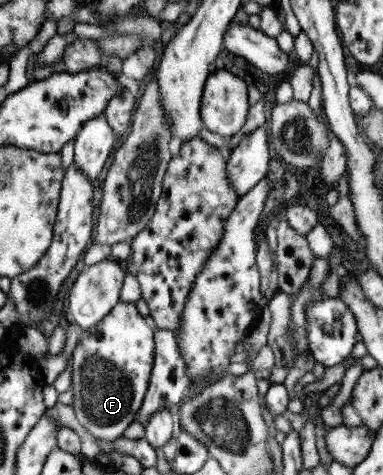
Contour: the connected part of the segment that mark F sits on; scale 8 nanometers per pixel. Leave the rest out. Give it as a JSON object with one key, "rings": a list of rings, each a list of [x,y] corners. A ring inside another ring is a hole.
{"rings":[[[117,302],[107,315],[95,325],[82,329],[82,337],[71,352],[71,409],[81,427],[84,427],[96,440],[113,441],[124,435],[125,428],[133,421],[133,414],[141,405],[146,393],[152,368],[154,341],[151,327],[135,310],[135,304]]]}

